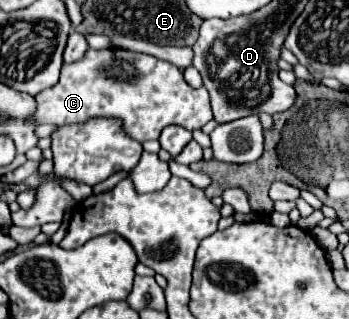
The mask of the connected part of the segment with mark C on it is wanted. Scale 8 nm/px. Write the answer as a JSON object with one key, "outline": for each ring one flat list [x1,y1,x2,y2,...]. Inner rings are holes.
{"outline":[[123,48,117,50,89,50,83,60,75,64,63,64,61,78,53,88,47,88,35,96,37,100,37,112,35,122,37,124,55,124,55,126,69,126,69,124,85,124,93,118,117,118,123,122,123,130,127,136,131,136,137,142,155,140,159,132,167,124,179,124,187,130,195,130,205,126,211,118,211,102,207,88,191,88,181,70,169,62,163,62,149,54,137,54]]}

